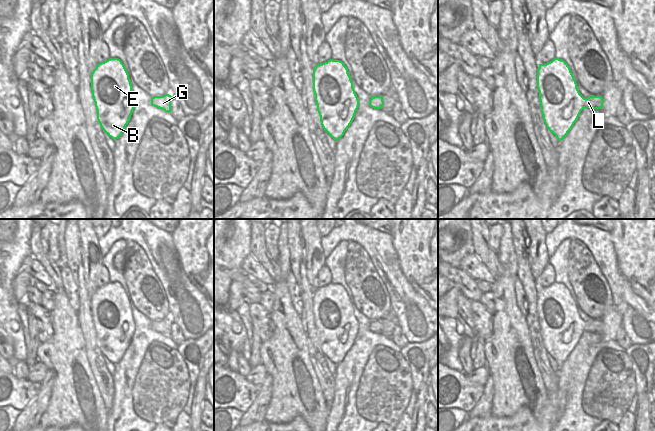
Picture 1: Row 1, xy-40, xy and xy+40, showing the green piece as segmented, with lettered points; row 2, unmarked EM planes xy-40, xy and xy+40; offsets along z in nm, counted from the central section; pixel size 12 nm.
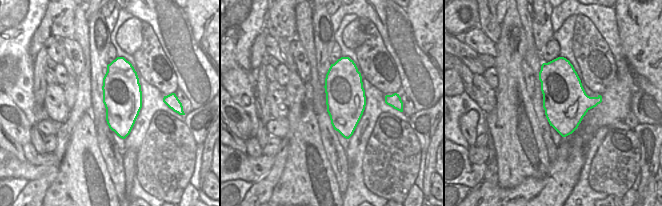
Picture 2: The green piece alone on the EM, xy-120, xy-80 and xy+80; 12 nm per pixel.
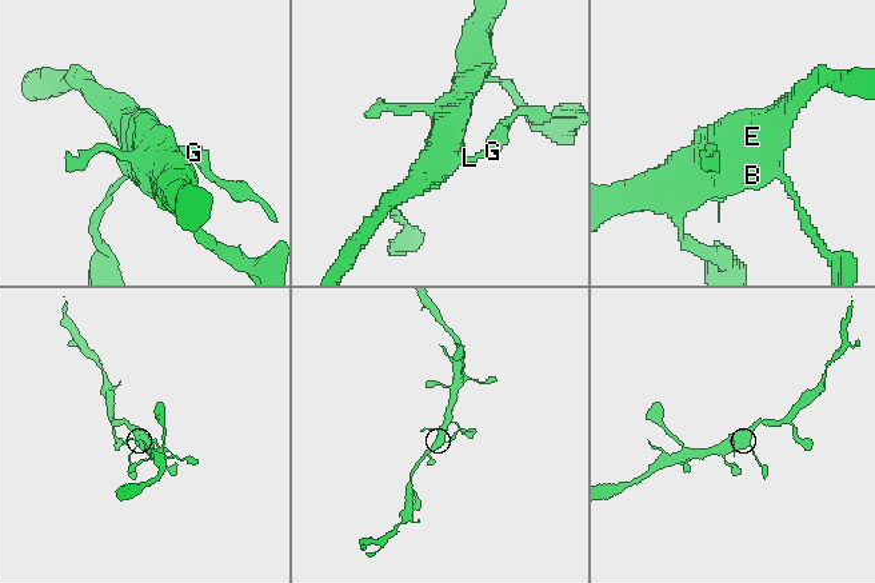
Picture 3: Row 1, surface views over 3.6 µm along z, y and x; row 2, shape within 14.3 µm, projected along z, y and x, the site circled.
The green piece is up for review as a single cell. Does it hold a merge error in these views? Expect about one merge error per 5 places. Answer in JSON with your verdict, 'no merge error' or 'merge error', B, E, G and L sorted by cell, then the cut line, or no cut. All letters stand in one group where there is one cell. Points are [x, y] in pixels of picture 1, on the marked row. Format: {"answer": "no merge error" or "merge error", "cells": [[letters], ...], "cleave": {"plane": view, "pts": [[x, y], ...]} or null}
{"answer": "merge error", "cells": [["B", "E", "L"], ["G"]], "cleave": {"plane": "xy", "pts": [[377, 96], [381, 107]]}}

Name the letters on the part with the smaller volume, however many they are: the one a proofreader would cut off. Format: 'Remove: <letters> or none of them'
Remove: G.

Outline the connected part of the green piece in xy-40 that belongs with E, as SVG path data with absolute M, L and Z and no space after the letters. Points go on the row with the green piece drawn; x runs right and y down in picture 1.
M120 59L97 64L91 73L91 91L101 128L113 140L120 138L135 108L129 74Z

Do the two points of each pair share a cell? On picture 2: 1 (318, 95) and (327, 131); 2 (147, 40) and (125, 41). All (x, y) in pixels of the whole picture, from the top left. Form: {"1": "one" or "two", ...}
{"1": "one", "2": "two"}

